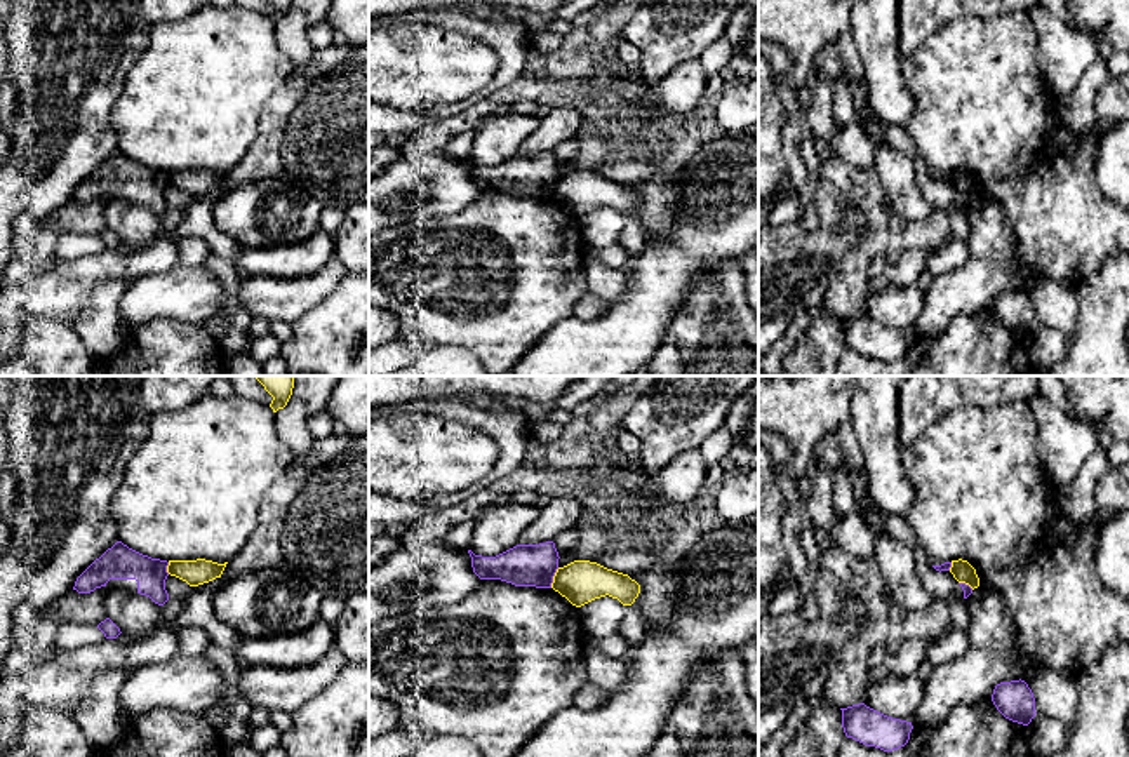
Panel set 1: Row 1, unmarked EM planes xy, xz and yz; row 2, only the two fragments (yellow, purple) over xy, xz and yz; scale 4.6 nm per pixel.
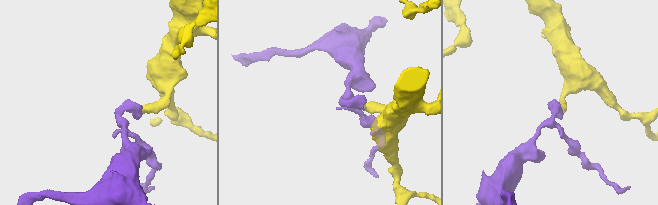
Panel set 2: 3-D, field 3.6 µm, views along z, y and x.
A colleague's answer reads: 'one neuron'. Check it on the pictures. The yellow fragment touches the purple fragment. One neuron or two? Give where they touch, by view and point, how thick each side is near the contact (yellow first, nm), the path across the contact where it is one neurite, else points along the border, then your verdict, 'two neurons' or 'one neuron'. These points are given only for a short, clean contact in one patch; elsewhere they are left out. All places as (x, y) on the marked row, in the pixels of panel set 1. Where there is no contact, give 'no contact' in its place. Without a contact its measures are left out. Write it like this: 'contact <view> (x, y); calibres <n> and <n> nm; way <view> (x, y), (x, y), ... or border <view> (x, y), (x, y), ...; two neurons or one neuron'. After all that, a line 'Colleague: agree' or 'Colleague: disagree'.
contact xz (554, 578); calibres 200 and 190 nm; border xz (559, 568), (550, 587); two neurons
Colleague: disagree

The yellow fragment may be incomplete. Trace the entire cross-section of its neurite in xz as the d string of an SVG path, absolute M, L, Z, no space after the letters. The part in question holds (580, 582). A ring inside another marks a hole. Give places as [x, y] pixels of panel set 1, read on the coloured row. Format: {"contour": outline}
{"contour": "M574 560L558 567L551 588L576 607L605 595L631 606L640 593L640 585L628 574L590 560Z"}

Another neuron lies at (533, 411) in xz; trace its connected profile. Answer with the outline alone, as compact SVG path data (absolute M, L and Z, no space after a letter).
M522 402L520 411L522 416L527 419L529 426L536 421L546 419L555 405L544 405L538 402Z

